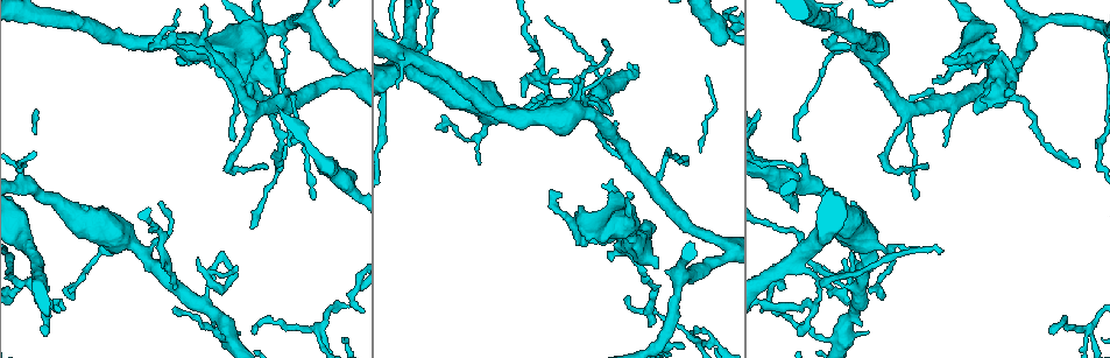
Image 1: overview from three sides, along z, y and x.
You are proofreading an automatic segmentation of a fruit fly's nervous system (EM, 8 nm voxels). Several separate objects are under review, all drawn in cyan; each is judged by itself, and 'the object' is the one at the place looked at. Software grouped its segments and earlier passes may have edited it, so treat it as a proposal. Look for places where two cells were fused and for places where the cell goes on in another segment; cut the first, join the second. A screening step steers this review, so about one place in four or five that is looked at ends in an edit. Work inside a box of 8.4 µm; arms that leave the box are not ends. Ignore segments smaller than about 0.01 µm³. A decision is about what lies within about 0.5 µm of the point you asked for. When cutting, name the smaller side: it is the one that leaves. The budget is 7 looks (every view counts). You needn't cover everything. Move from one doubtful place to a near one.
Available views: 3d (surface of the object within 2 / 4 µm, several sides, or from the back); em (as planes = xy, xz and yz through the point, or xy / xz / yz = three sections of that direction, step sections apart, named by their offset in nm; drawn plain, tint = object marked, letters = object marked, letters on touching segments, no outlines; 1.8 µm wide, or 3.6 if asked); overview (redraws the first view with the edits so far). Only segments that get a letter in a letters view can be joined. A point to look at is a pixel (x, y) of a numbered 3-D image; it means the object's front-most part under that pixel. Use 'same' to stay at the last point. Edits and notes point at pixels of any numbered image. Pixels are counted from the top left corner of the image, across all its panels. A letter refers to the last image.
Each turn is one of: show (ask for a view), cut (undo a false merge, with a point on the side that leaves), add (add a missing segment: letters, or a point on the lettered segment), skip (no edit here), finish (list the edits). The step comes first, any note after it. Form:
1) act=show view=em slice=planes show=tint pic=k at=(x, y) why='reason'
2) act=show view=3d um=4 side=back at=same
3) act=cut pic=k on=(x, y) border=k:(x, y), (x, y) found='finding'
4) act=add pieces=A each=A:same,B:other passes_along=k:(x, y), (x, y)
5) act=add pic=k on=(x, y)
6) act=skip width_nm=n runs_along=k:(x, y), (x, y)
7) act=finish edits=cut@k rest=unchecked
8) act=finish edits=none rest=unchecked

act=show view=3d um=2 pic=1 at=(446, 130)

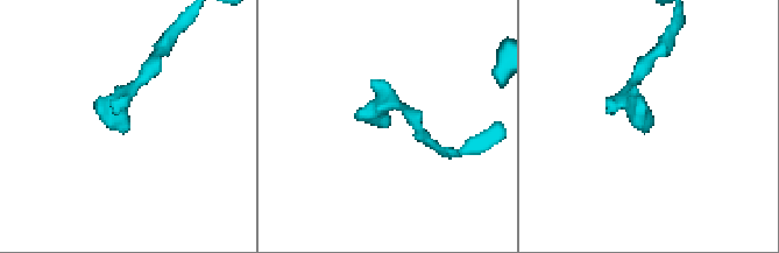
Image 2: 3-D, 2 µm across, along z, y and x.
act=show view=em slice=xz step=16 show=tint pic=2 at=(124, 131)

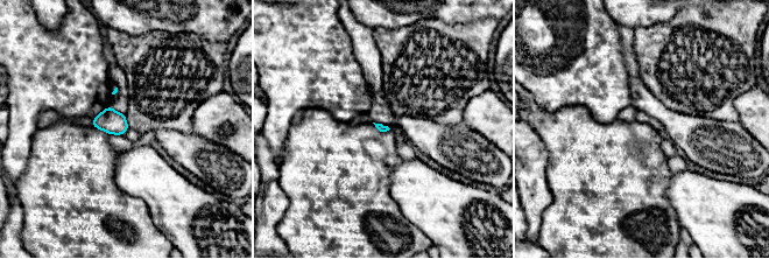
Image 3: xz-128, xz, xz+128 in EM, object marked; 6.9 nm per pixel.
act=show view=em slice=planes show=letters at=same why='cut it another way'

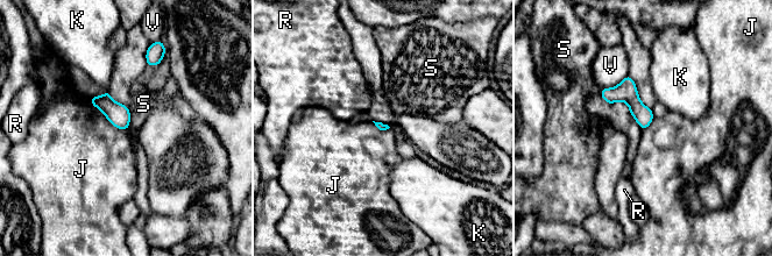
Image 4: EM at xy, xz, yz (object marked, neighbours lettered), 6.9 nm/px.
act=skip each=J:other,K:other,R:other,S:other,V:other found='none of them fits'

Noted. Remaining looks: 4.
act=show view=3d um=2 pic=1 at=(28, 279) why='thin neck'

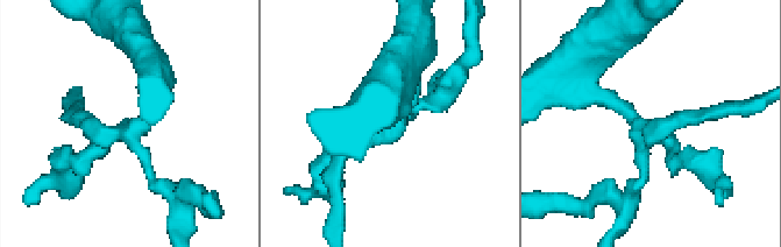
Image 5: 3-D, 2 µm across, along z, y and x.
act=show view=em slice=planes show=letters pic=5 at=(641, 125) arms=4 why='shape alone is not enough'

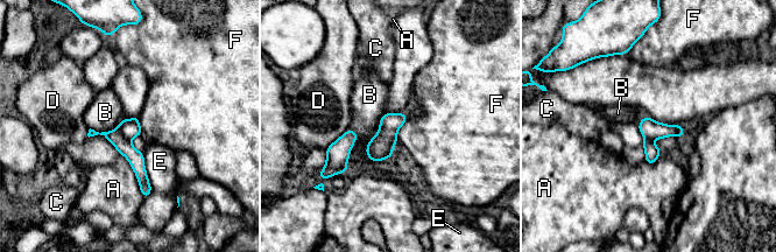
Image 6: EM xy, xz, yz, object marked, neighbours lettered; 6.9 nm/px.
act=cut pic=6 on=(124, 146) width_nm=140 each=A:other,B:other,C:other,D:other,E:other,F:other border=6:(118, 127), (129, 140) found='two cells meet here'

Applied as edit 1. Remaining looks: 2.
act=finish edits=cut@6 rest=unchecked

